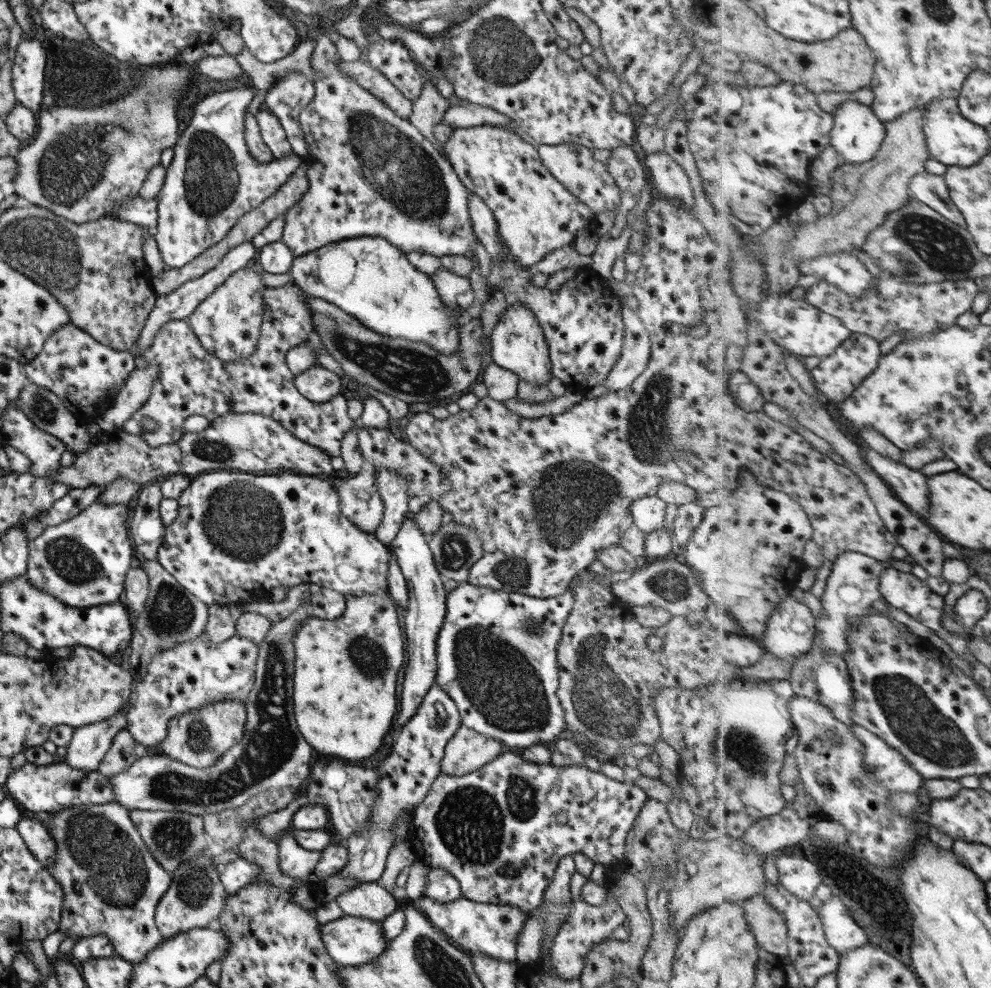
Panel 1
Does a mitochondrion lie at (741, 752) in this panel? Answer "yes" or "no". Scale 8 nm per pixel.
yes

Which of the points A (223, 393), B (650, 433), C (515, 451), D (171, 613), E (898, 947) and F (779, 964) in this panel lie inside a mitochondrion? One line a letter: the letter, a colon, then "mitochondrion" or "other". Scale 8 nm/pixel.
A: other
B: mitochondrion
C: other
D: mitochondrion
E: other
F: other

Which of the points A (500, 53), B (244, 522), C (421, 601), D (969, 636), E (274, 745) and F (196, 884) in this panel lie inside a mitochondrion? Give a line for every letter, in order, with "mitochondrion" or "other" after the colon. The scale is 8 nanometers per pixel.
A: mitochondrion
B: mitochondrion
C: other
D: other
E: mitochondrion
F: mitochondrion

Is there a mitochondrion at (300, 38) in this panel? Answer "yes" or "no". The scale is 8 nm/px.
no

